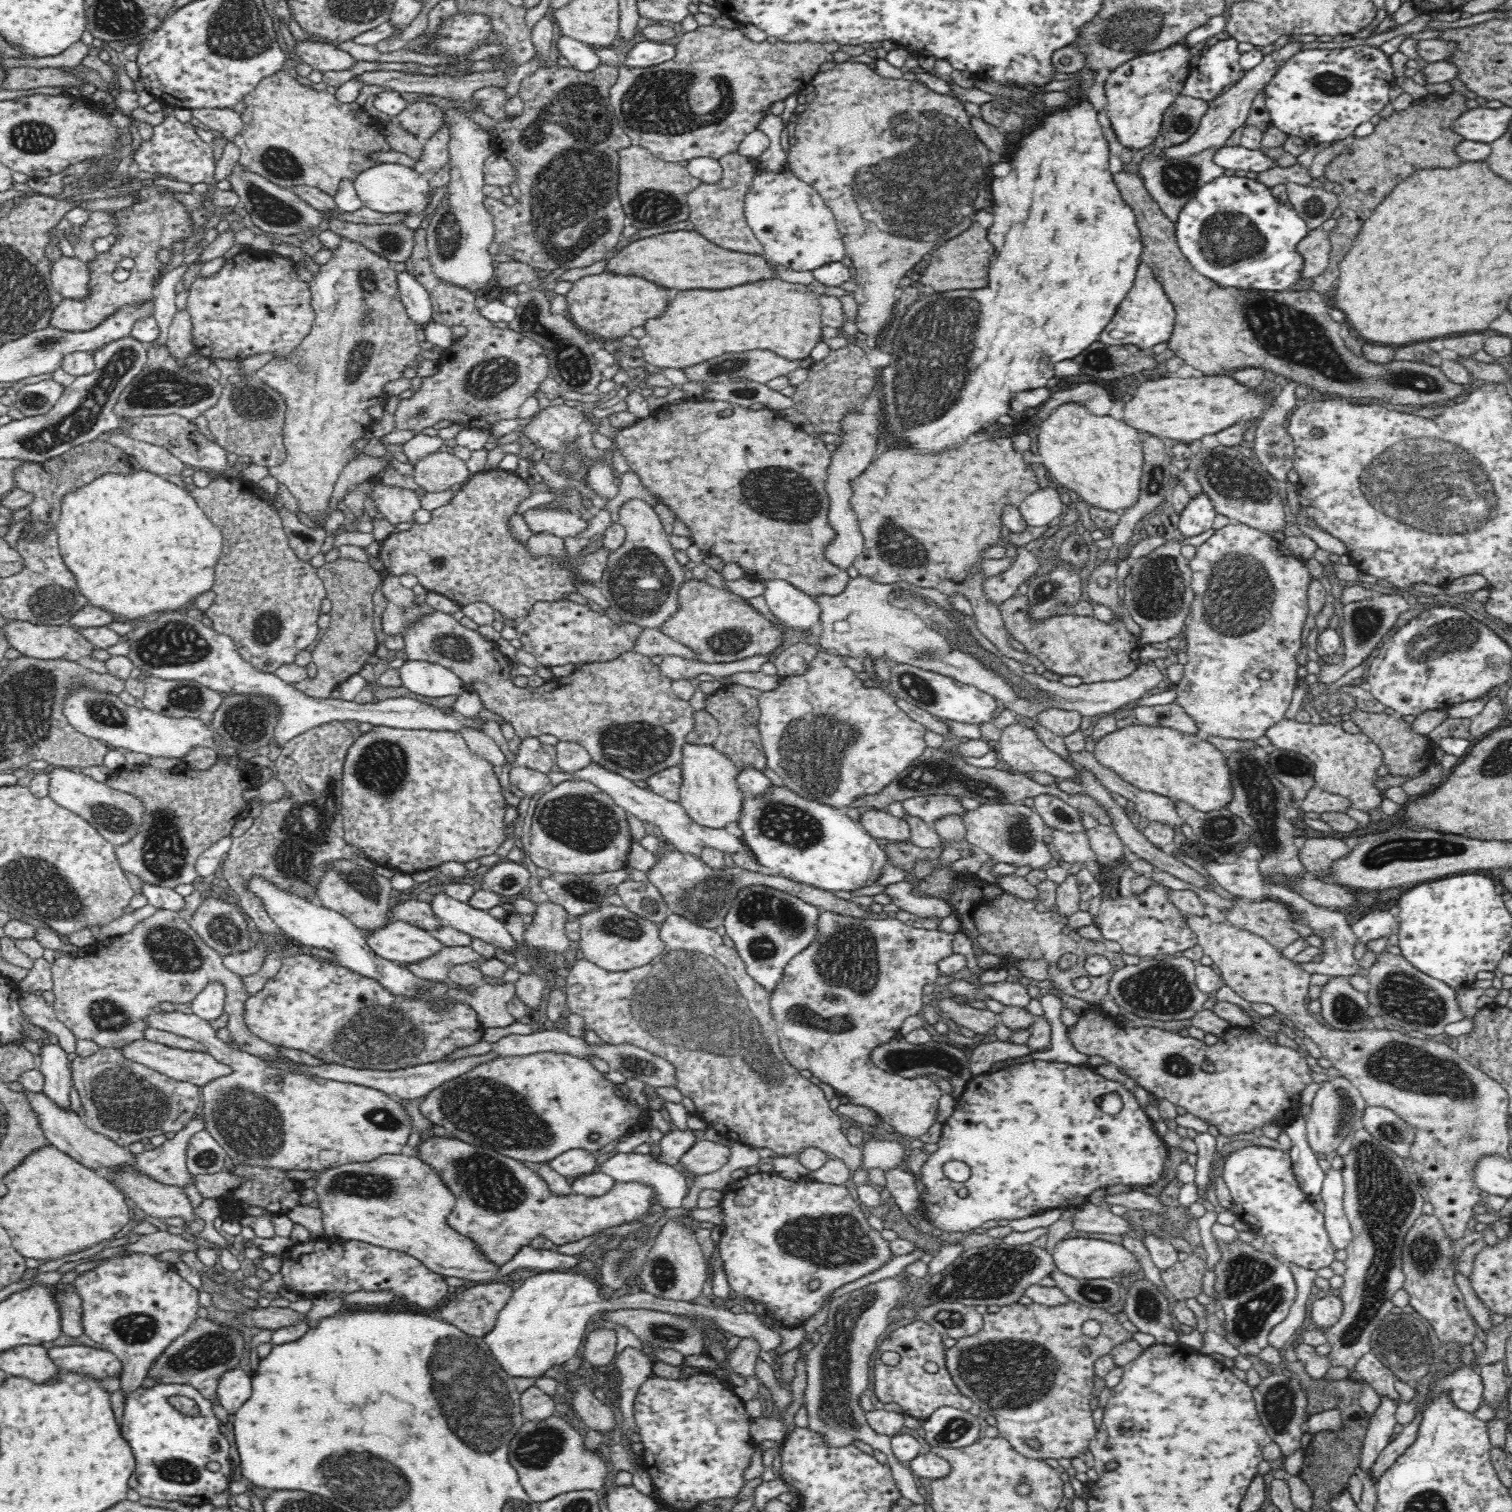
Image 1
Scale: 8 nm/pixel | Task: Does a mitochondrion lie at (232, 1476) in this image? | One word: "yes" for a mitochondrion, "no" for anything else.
no

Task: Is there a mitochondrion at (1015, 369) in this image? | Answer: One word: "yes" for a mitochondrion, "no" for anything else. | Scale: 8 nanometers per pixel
no

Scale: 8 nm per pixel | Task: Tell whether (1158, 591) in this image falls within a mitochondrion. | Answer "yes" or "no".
yes

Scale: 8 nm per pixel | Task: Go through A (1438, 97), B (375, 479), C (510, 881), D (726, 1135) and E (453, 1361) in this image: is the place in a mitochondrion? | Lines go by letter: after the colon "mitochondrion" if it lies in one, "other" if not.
A: other
B: other
C: mitochondrion
D: other
E: mitochondrion

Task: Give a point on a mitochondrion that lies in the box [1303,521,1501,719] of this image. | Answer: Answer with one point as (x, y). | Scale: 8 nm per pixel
(1441, 640)

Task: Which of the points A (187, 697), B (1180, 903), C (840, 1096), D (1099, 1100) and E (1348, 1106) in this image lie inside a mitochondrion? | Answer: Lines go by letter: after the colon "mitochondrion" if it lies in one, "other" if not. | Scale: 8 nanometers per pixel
A: mitochondrion
B: other
C: other
D: other
E: mitochondrion

